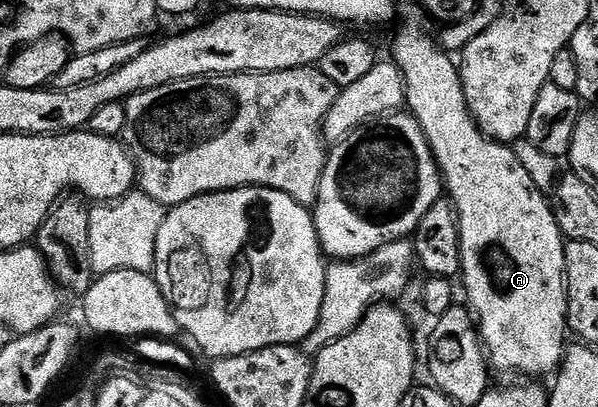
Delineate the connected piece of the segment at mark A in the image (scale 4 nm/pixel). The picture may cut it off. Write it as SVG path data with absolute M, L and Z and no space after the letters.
M409 23L397 35L397 40L393 43L392 62L397 64L398 70L405 82L405 102L407 111L417 118L420 134L425 136L425 141L429 145L431 158L437 165L443 180L444 190L447 192L448 198L451 200L452 206L457 213L457 229L461 233L461 269L459 272L459 280L465 286L465 299L468 310L475 316L476 326L479 328L479 338L483 344L483 350L487 356L487 362L494 372L497 371L501 375L549 375L561 366L561 360L564 359L567 350L567 342L565 343L565 335L567 336L567 284L565 281L565 249L566 240L561 234L557 219L553 216L553 209L550 200L546 198L541 191L533 186L533 183L527 171L523 169L517 160L516 153L512 146L490 141L480 127L473 120L473 115L469 112L469 106L465 101L465 90L461 88L461 72L458 64L448 59L450 56L446 54L438 43L428 35L421 27Z

